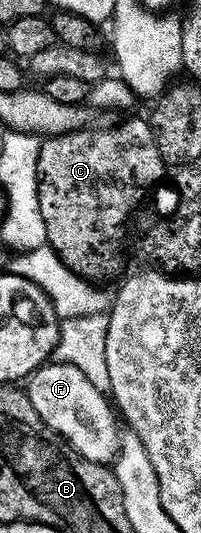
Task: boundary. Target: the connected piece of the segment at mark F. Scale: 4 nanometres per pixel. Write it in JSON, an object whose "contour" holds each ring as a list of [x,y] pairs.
{"contour":[[[45,362],[31,376],[27,377],[26,384],[28,384],[28,388],[26,387],[28,401],[32,403],[32,408],[42,418],[42,422],[54,429],[56,435],[66,441],[78,455],[105,465],[115,461],[122,439],[122,428],[116,425],[117,413],[114,411],[109,397],[105,393],[99,392],[90,382],[90,378],[86,378],[86,374],[82,374],[82,370],[78,370],[78,366],[63,362]]]}

